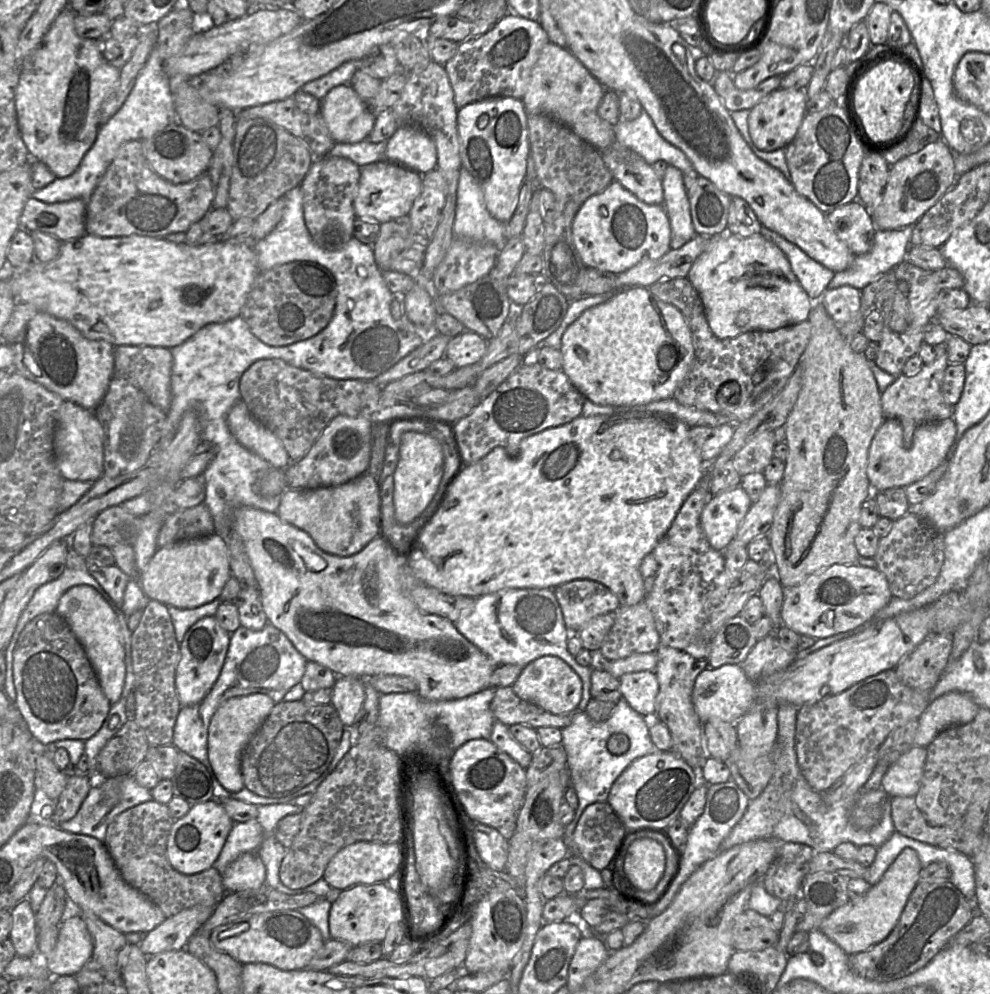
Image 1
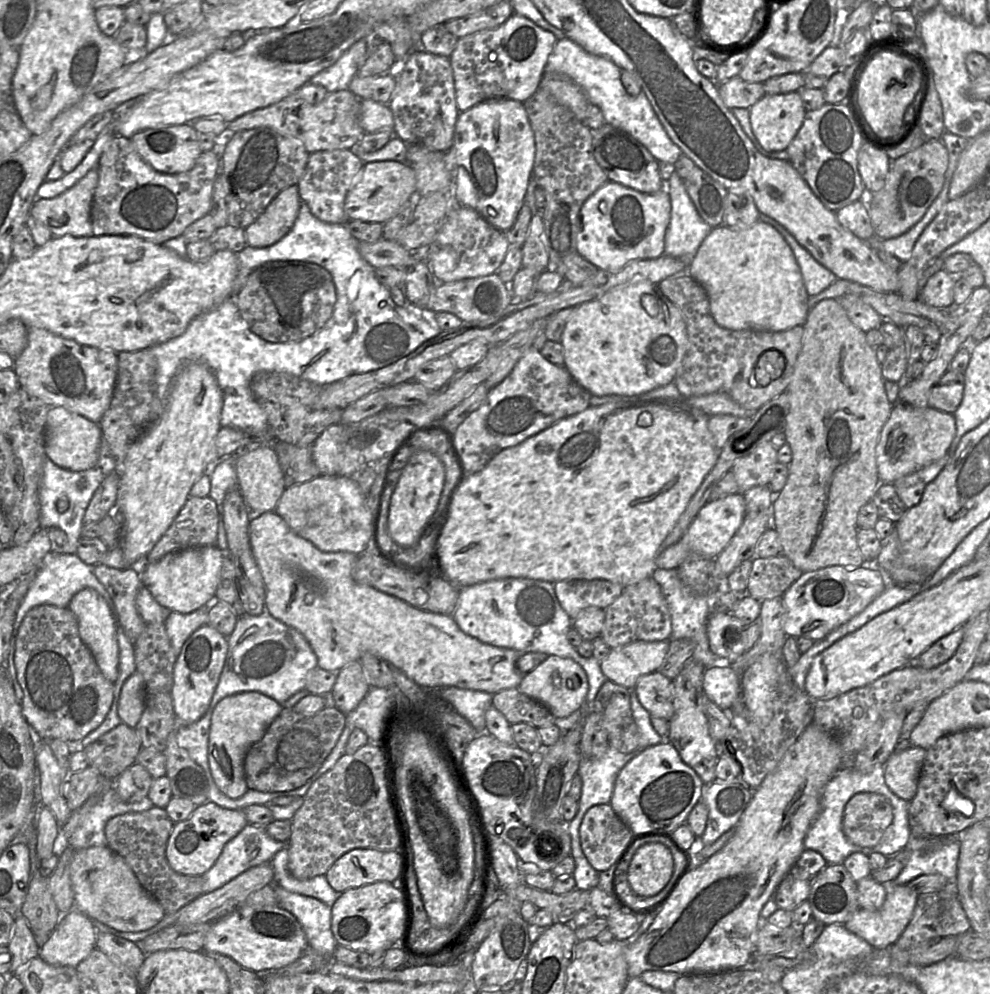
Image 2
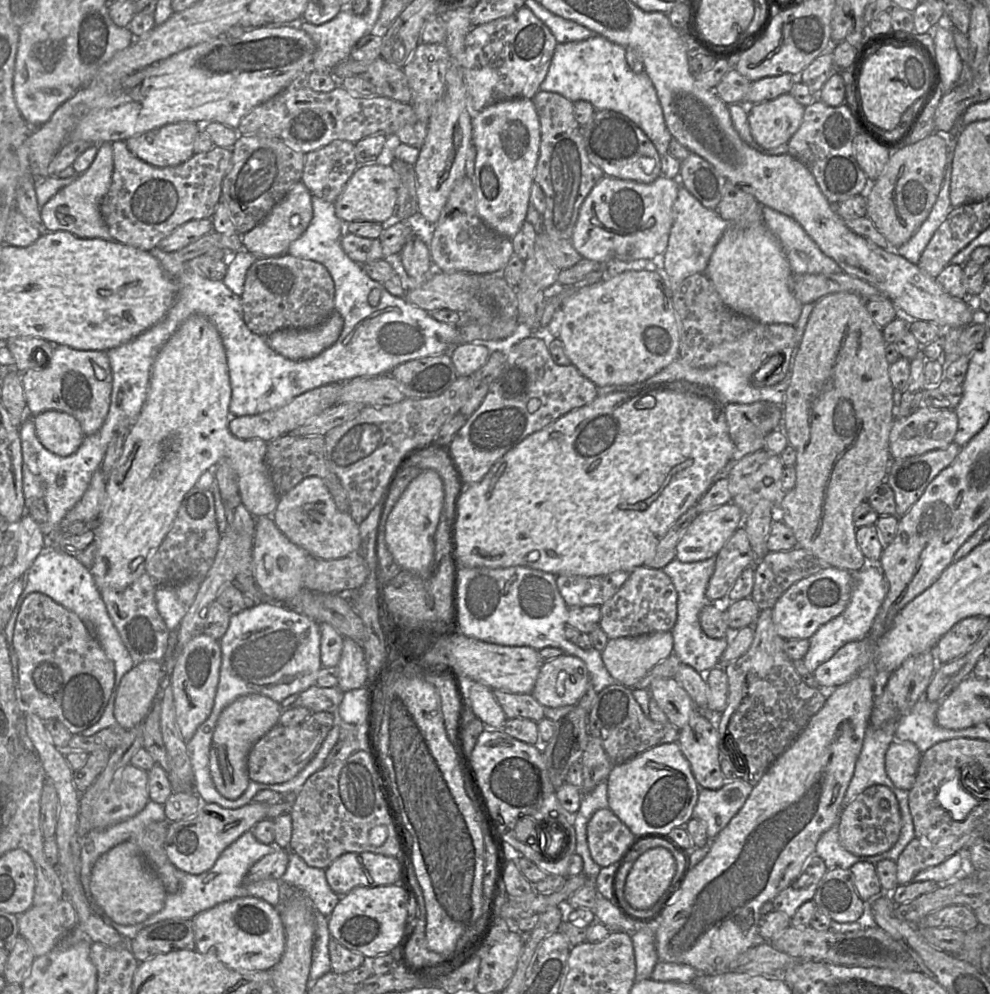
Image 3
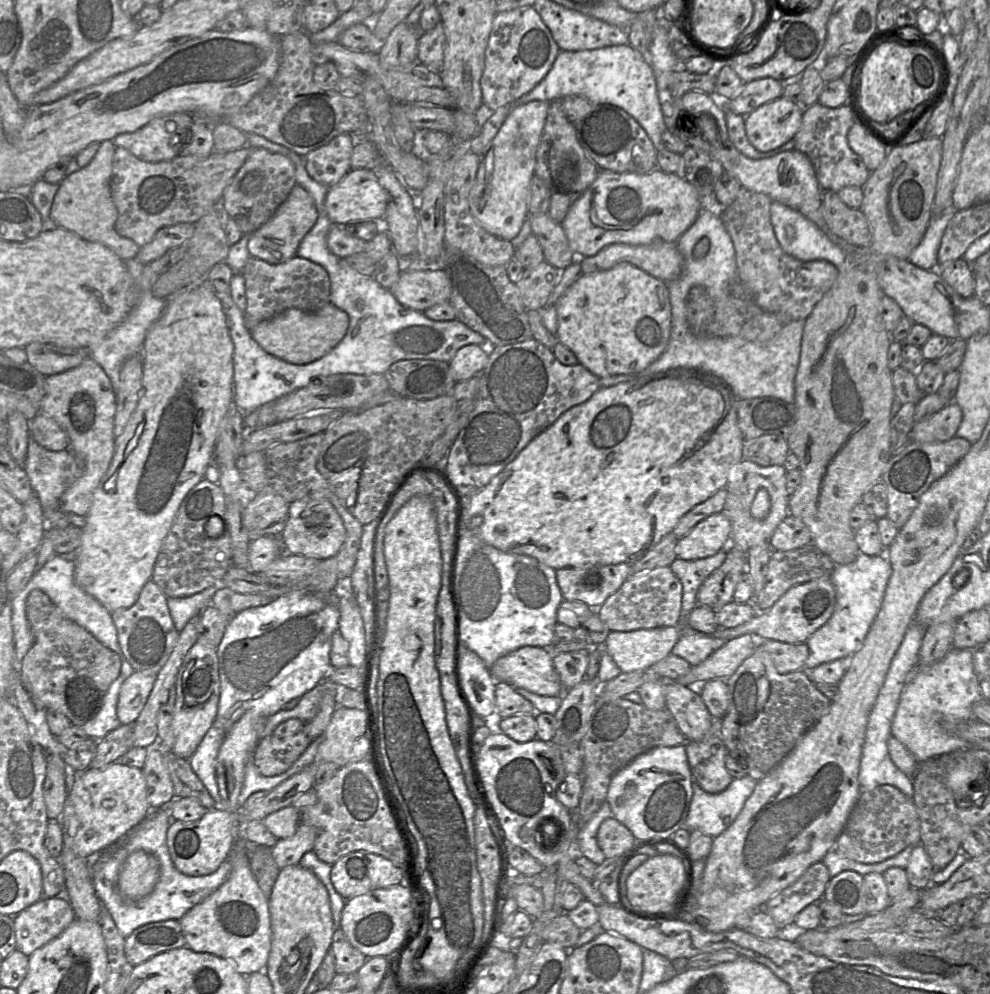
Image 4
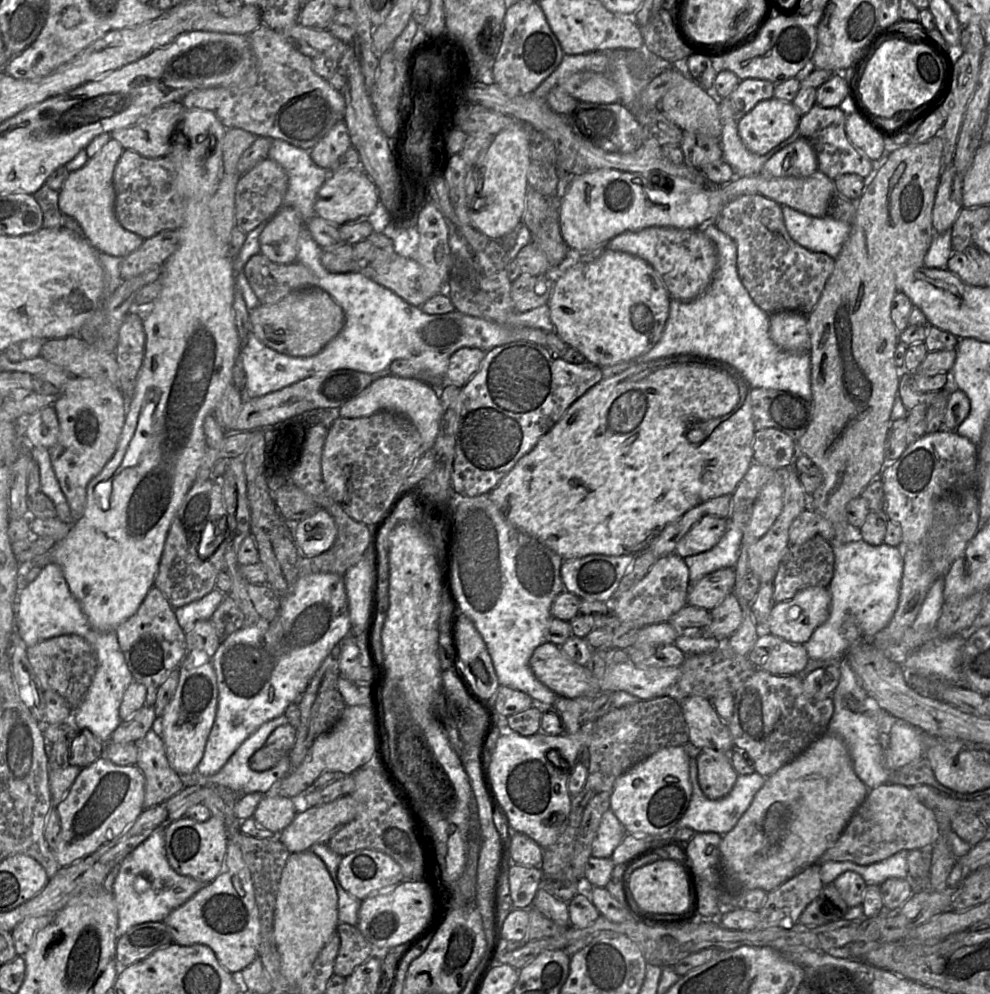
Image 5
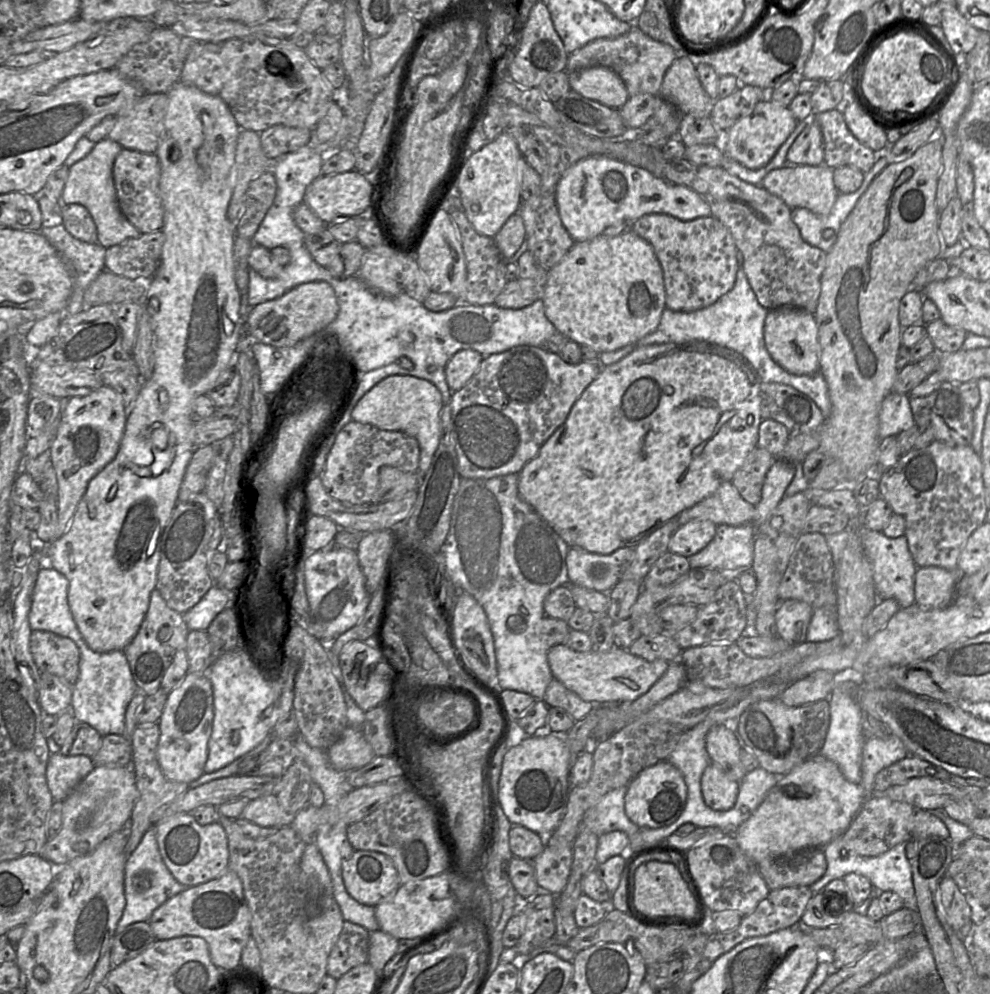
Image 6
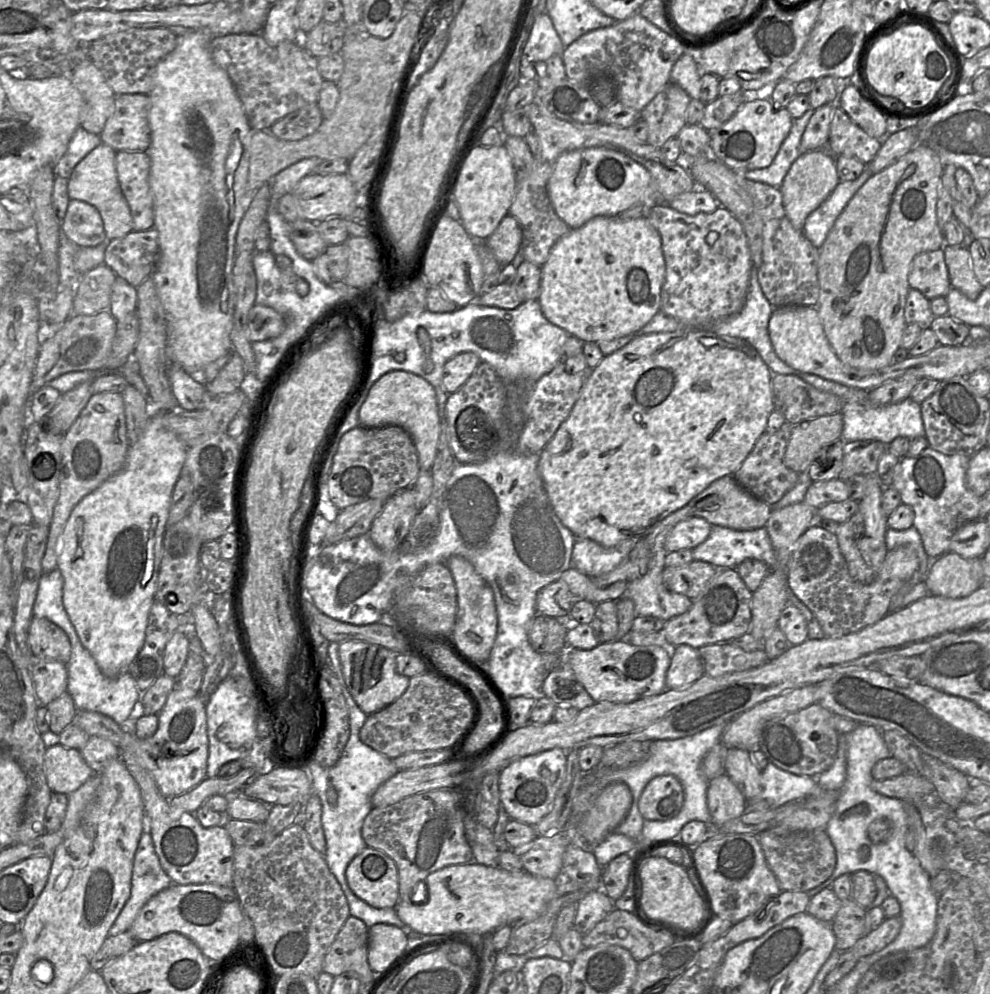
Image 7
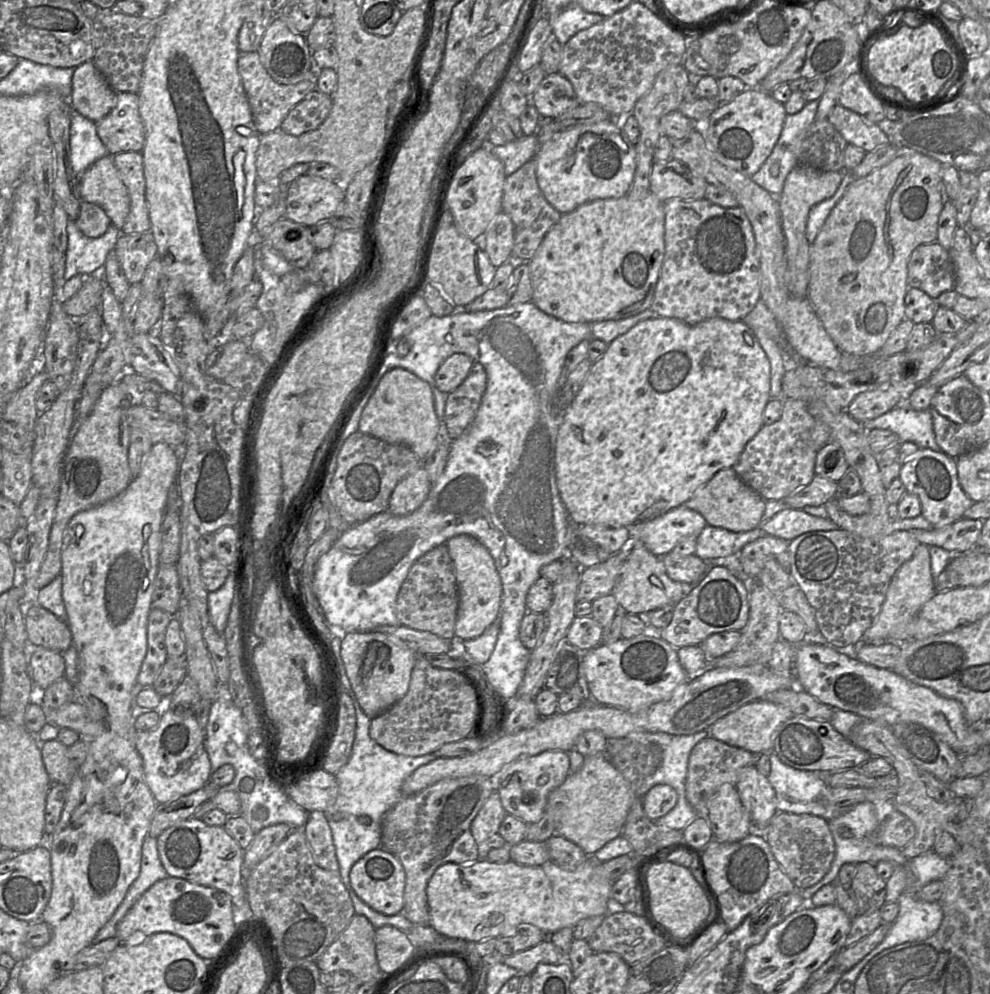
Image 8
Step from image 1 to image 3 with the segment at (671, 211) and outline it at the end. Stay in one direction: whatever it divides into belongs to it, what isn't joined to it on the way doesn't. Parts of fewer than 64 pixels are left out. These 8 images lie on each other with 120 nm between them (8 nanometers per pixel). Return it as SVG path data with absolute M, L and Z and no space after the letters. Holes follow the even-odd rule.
M679 186L673 204L673 224L667 248L658 260L660 271L665 276L670 291L686 277L704 273L715 245L729 226L730 223L723 220L717 210L704 207L685 187Z

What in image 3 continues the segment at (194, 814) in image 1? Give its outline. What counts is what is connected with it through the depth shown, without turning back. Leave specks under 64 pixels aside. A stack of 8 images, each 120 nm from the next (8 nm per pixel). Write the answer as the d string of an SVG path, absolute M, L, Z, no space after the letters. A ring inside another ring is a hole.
M202 803L195 816L169 824L165 841L168 860L178 870L191 875L209 870L228 846L267 818L268 808L268 803L250 803L236 809L223 808L216 803Z

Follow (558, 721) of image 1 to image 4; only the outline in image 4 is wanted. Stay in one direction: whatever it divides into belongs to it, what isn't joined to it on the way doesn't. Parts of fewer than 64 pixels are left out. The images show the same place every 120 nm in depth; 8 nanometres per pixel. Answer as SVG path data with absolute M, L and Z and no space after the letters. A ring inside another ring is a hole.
M496 681L495 685L495 707L496 714L493 719L502 719L516 714L534 715L536 719L537 711L534 705L519 694L514 687L502 681Z

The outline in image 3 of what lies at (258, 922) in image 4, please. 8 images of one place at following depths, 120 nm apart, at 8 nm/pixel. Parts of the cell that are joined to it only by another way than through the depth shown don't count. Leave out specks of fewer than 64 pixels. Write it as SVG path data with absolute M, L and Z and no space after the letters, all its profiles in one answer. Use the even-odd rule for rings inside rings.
M240 897L220 903L192 918L195 949L213 953L235 971L266 971L275 966L285 950L285 929L279 910L256 897Z

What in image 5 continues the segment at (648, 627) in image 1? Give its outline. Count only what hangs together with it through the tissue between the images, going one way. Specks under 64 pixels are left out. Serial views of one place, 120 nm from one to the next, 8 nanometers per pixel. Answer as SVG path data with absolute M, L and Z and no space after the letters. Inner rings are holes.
M675 553L661 556L652 565L645 577L620 596L609 600L614 615L622 623L632 623L640 628L667 622L670 617L687 605L689 571L684 559Z

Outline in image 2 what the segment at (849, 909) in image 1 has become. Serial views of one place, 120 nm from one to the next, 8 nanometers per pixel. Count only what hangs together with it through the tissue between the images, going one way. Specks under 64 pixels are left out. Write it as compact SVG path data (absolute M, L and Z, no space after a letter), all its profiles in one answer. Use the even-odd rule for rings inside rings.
M895 885L887 892L881 908L875 911L859 908L844 925L850 932L867 941L873 948L885 948L894 944L907 927L913 916L917 896L908 885Z

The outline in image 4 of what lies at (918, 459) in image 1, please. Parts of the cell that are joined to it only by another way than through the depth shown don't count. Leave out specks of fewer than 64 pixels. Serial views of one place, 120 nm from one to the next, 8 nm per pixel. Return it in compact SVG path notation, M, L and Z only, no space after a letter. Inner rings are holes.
M949 402L943 409L923 421L914 424L910 441L918 443L945 442L956 436L962 422L963 412L955 402Z

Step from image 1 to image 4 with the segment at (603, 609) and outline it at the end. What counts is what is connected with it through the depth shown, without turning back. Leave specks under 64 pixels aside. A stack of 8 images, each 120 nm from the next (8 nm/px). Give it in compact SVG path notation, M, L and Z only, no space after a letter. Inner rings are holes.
M631 563L566 567L556 570L563 598L598 609L630 576Z

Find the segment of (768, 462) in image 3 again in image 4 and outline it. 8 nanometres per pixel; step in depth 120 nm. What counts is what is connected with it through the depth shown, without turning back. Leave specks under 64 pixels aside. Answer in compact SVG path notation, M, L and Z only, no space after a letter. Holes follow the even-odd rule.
M743 459L731 468L728 474L726 491L727 498L724 512L731 522L732 547L747 555L754 546L766 546L778 524L788 515L789 494L786 489L787 470L783 465L760 466L752 461ZM765 488L770 496L771 507L767 517L757 520L751 515L751 506L756 493Z

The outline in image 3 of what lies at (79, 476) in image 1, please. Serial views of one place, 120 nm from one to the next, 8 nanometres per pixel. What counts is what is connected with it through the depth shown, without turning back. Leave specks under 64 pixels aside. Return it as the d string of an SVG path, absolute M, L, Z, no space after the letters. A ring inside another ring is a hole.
M49 410L32 417L40 443L58 456L74 454L85 438L79 421L68 413Z

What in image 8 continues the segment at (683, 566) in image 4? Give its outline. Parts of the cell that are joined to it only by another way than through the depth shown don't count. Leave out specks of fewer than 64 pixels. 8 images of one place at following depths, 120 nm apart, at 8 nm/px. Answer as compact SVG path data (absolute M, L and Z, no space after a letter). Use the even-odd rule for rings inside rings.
M707 524L697 538L694 554L713 565L739 553L746 544L766 535L760 527L746 532L732 532Z

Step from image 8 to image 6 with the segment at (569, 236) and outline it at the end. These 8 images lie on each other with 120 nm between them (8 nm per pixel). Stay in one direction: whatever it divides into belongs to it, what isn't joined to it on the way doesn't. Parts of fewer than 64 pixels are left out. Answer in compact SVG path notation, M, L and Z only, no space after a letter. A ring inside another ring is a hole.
M628 230L615 237L598 235L593 239L575 242L562 260L548 270L546 285L543 290L543 303L546 318L553 324L556 330L566 336L569 340L581 345L585 345L596 351L603 352L616 351L626 345L635 343L637 340L654 332L660 322L661 314L665 308L665 288L663 271L655 255L653 247L643 238Z

